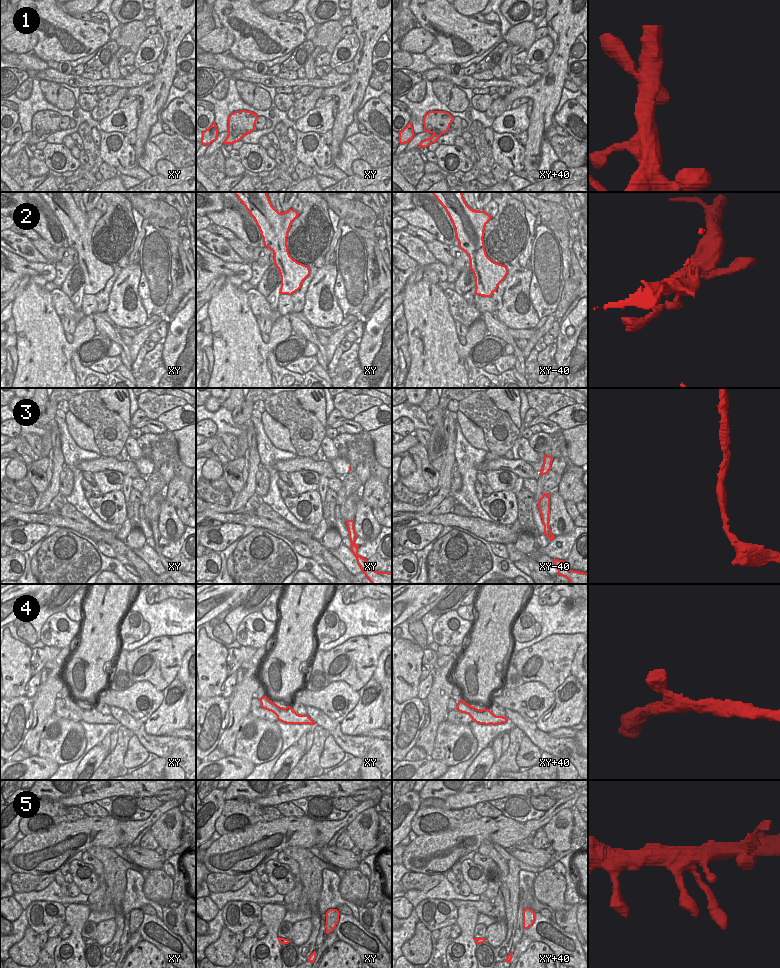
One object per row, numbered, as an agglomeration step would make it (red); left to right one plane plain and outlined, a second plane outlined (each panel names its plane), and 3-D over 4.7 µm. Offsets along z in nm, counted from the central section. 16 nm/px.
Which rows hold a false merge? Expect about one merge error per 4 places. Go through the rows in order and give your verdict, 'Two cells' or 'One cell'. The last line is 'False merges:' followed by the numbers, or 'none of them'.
1: One cell
2: One cell
3: One cell
4: One cell
5: One cell
False merges: none of them.

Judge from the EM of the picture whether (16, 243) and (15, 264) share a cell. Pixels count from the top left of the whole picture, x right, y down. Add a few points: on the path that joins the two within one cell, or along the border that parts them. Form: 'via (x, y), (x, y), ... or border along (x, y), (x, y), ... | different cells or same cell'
border along (10, 251), (28, 261), (37, 263) | different cells

